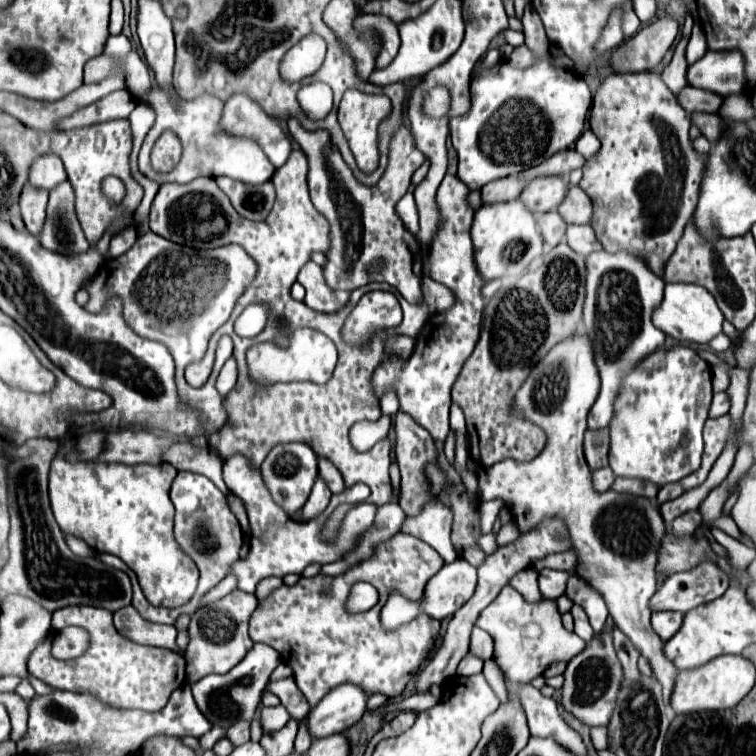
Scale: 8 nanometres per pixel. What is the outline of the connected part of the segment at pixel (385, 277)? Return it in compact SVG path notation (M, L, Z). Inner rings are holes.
M289 118L289 134L301 146L309 162L307 186L309 186L311 202L331 224L333 248L327 252L327 264L323 268L327 286L331 286L333 290L351 292L359 286L365 286L367 282L387 282L395 286L409 304L419 304L423 298L421 248L395 214L395 204L405 196L411 184L411 176L425 162L423 152L417 150L417 146L413 144L411 132L407 128L401 128L401 132L393 136L391 152L389 152L389 166L374 187L357 184L357 180L353 178L353 172L343 162L341 154L333 150L333 144L325 130L307 132L305 128L301 128L301 124L295 118ZM377 246L387 246L387 262L381 268L381 272L379 270L369 272L369 266L373 262L385 260L385 252Z

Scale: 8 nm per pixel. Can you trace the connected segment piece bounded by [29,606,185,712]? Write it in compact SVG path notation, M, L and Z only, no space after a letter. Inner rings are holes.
M67 606L53 612L51 632L65 626L83 626L91 634L91 650L79 660L57 662L51 656L51 638L43 636L29 660L29 674L43 680L55 690L85 692L97 696L103 704L117 710L139 708L145 712L157 712L165 708L173 690L185 682L185 658L165 648L141 646L121 636L113 626L113 614L105 608L93 606Z

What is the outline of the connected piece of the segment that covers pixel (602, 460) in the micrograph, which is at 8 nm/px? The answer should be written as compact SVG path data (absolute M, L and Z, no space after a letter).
M603 428L601 432L585 432L583 452L585 452L585 460L591 470L599 470L607 466L607 452L609 452L607 428Z

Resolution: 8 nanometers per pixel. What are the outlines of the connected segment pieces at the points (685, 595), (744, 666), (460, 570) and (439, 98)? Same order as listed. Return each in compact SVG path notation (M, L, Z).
M703 558L697 568L687 570L687 572L675 572L671 574L663 586L653 594L653 598L649 600L649 608L651 612L661 612L661 610L677 610L677 612L689 612L691 608L703 604L703 602L711 602L719 596L725 594L729 586L729 576L725 572L721 572L721 568L717 566L717 562L713 558Z
M725 654L725 656L713 658L709 664L701 668L679 672L669 702L675 714L701 712L701 710L727 710L737 706L737 702L753 688L753 684L755 684L755 666L743 656Z
M457 558L451 564L445 564L427 584L425 588L425 596L421 602L417 602L417 608L421 608L421 612L429 614L431 618L443 620L445 616L453 616L453 612L457 612L475 592L477 586L477 568L473 564L469 564L465 558Z
M433 88L425 96L425 112L429 116L443 116L449 106L449 94L443 88Z

